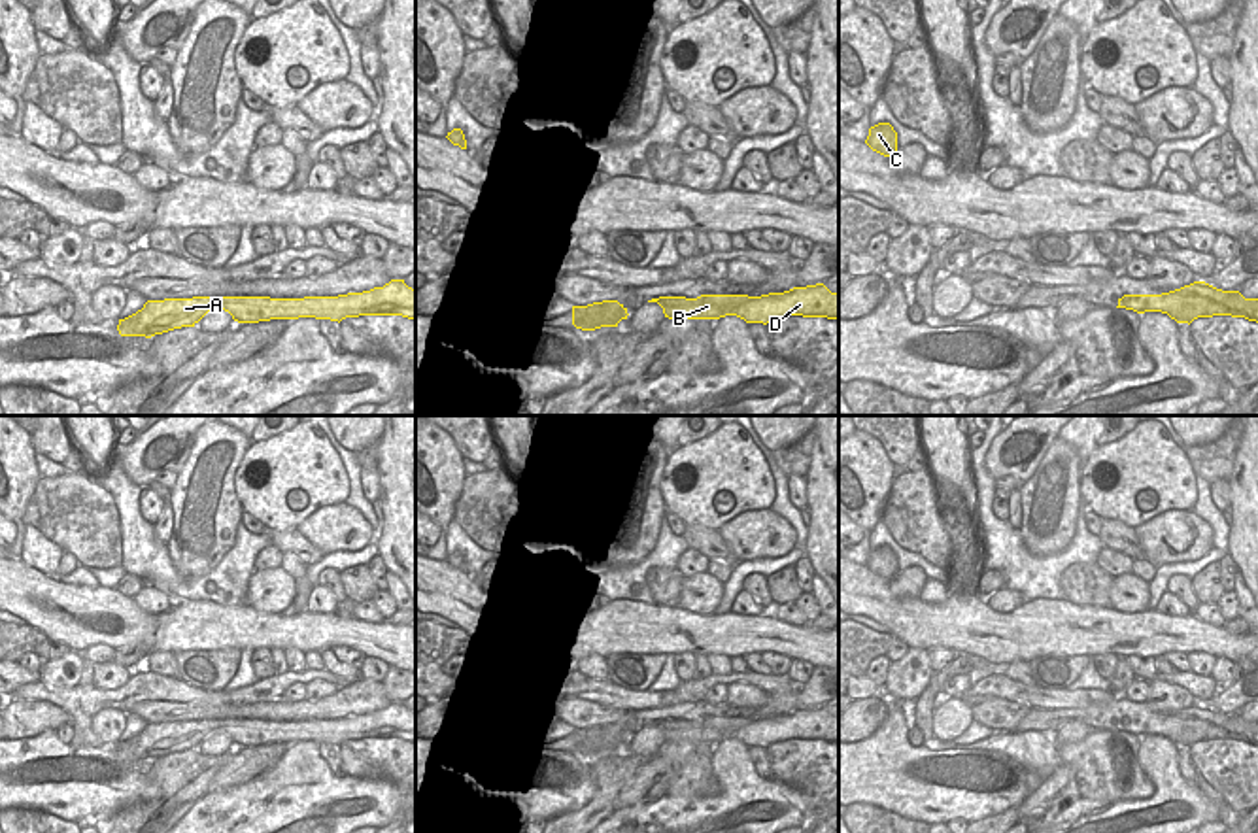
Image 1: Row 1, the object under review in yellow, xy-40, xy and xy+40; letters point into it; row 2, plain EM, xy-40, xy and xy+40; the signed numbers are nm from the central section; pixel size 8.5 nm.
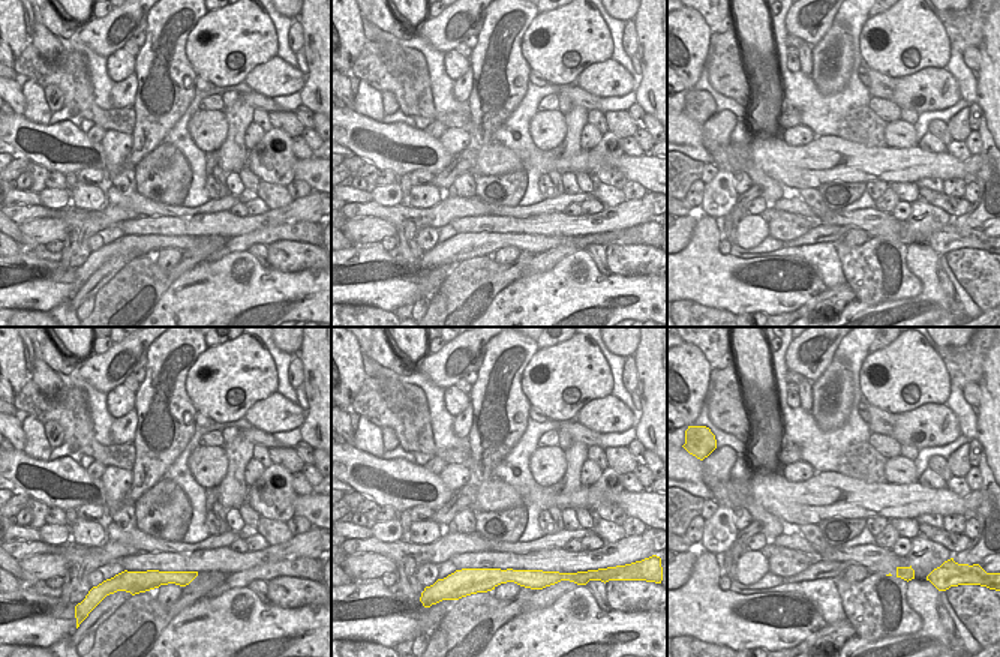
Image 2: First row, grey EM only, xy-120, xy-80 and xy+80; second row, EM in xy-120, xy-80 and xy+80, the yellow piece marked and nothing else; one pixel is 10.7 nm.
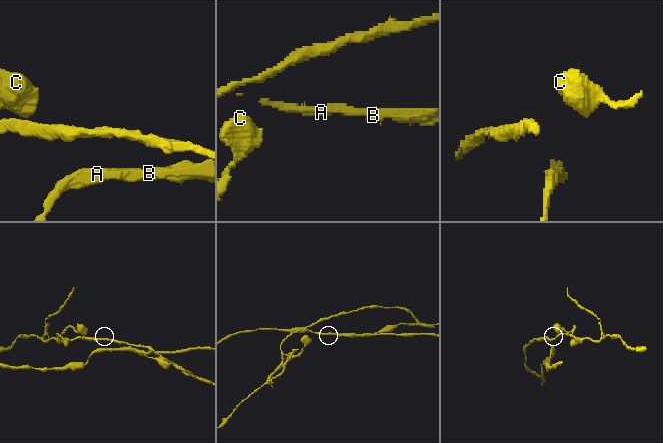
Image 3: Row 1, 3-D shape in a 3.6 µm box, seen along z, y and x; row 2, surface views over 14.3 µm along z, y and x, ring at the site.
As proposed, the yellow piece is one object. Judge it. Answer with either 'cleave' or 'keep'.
cleave

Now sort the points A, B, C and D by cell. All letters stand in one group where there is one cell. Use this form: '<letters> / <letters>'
A B D / C

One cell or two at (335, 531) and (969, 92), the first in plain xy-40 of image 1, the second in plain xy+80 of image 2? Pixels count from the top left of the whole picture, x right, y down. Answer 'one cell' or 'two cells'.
two cells

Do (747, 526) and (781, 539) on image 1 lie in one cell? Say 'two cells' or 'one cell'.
one cell

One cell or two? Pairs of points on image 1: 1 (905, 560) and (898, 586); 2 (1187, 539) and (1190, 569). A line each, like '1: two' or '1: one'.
1: two
2: two

